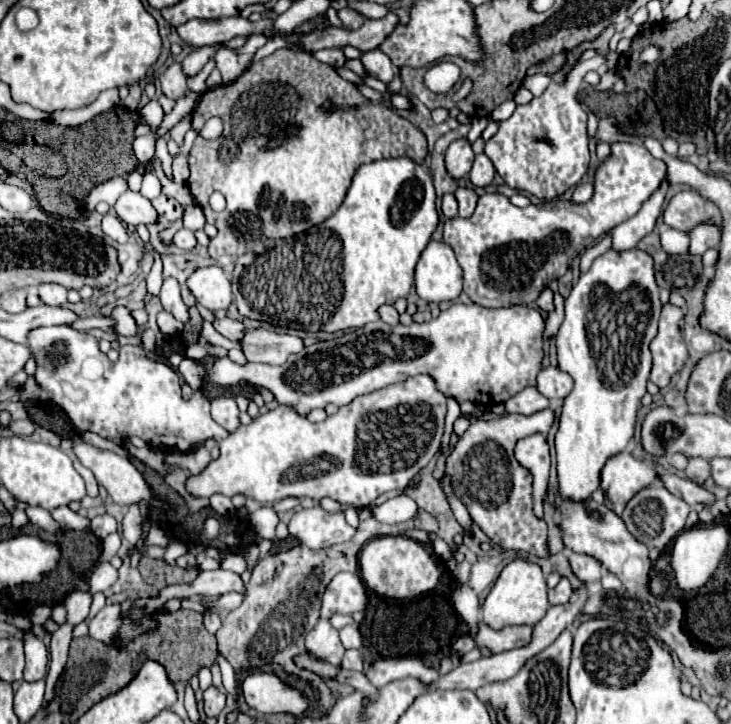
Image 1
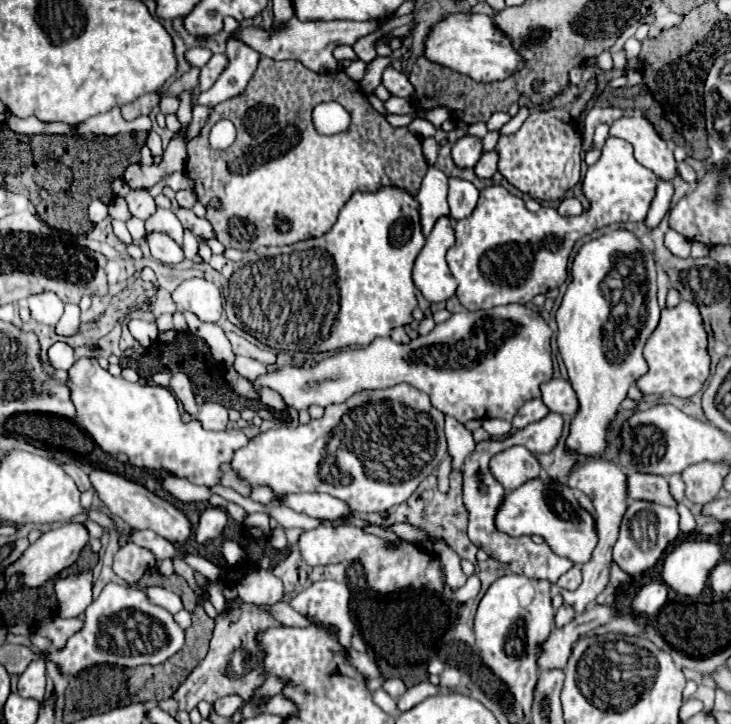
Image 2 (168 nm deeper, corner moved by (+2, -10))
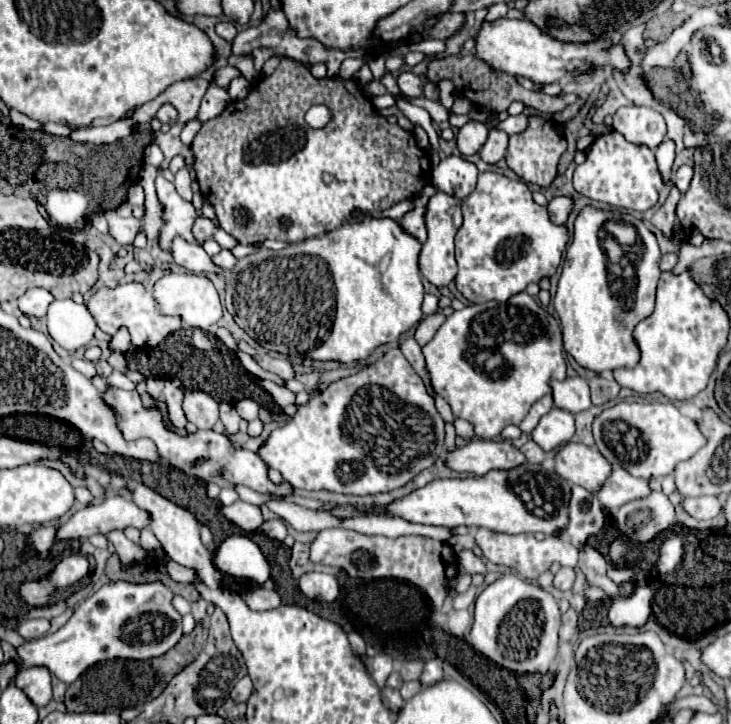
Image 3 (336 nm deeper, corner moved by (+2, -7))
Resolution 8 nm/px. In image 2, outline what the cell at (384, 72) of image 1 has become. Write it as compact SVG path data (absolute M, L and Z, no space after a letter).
M392 65L386 67L386 71L384 71L384 75L382 75L382 85L384 85L392 95L396 95L396 97L406 97L406 99L410 99L410 97L412 97L412 91L414 91L412 83L408 81L408 75L402 73L402 71L398 71L398 69L394 69Z

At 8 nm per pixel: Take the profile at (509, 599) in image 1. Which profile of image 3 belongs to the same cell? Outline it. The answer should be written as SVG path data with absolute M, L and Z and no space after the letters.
M504 574L488 584L476 598L470 636L472 646L502 668L518 674L544 674L556 658L558 628L560 610L556 598L516 574Z

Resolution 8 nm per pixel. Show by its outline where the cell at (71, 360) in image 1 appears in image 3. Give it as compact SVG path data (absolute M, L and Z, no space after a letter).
M106 386L106 392L102 392L102 402L108 408L112 408L112 412L116 416L116 426L126 440L138 440L138 438L152 440L156 444L158 456L166 464L180 468L186 474L194 474L202 480L208 480L212 476L222 476L232 484L244 484L260 494L274 494L278 498L286 498L292 494L292 486L288 482L274 484L268 480L266 464L260 460L260 456L256 452L234 446L230 436L214 432L214 430L196 430L194 434L174 432L168 426L162 410L156 404L152 404L150 408L142 406L142 398L136 390L122 390L122 388Z

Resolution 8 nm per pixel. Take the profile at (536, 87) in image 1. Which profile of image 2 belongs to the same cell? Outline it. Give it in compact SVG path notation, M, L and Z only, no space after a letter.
M527 107L520 108L517 115L512 117L508 123L506 123L500 129L500 135L509 135L516 132L529 116L529 109Z

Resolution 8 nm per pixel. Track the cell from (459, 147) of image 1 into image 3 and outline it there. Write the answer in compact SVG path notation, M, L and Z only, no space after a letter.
M468 122L460 128L458 136L456 136L456 144L462 156L474 156L478 154L478 150L484 146L488 138L488 128L480 122Z

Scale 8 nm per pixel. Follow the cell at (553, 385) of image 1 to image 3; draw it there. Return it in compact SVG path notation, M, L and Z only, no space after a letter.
M580 376L566 378L566 380L552 380L550 386L552 386L554 406L560 410L576 414L576 412L588 410L592 406L588 382Z

